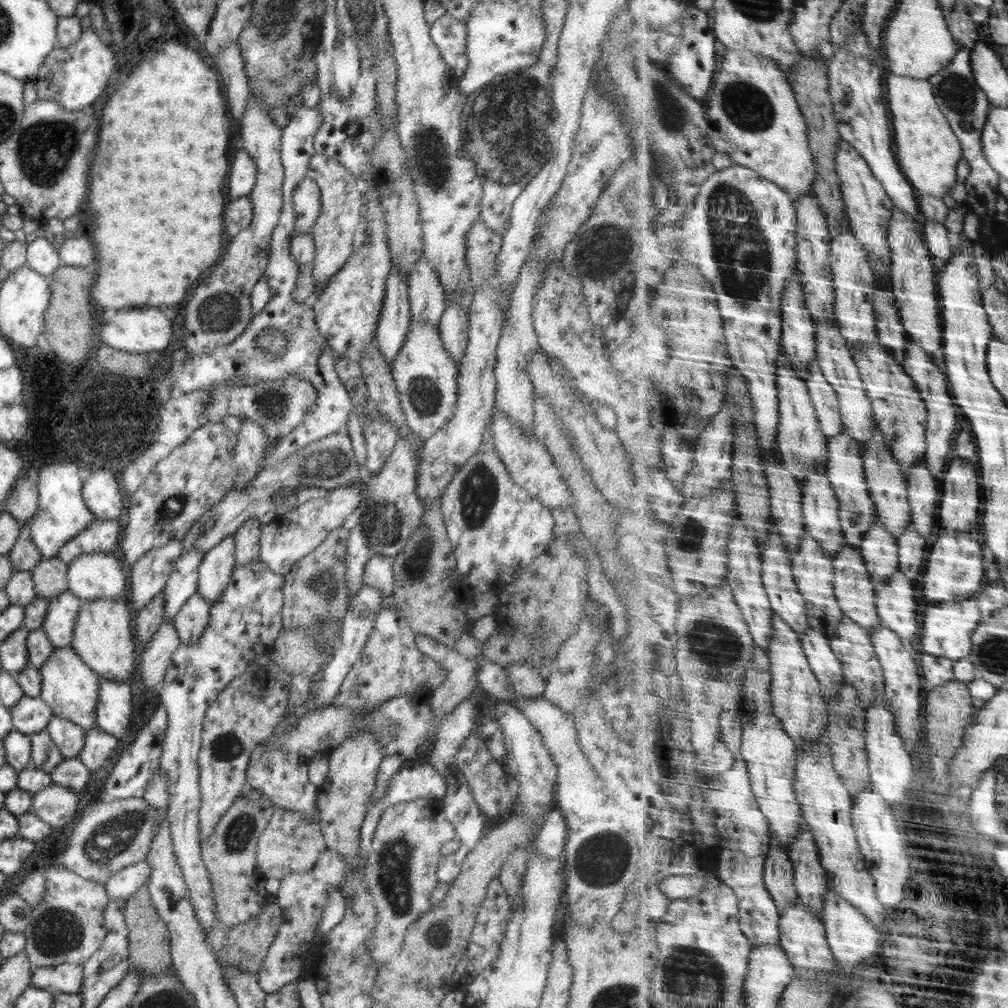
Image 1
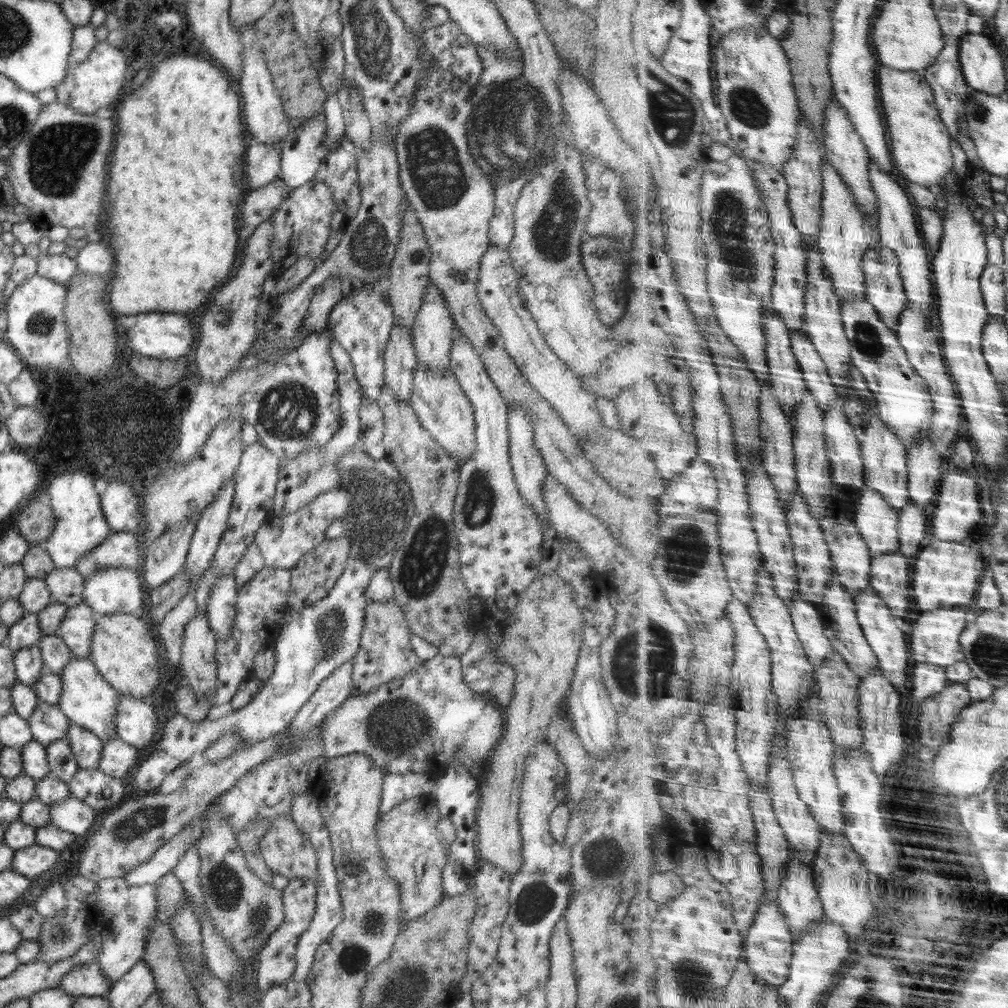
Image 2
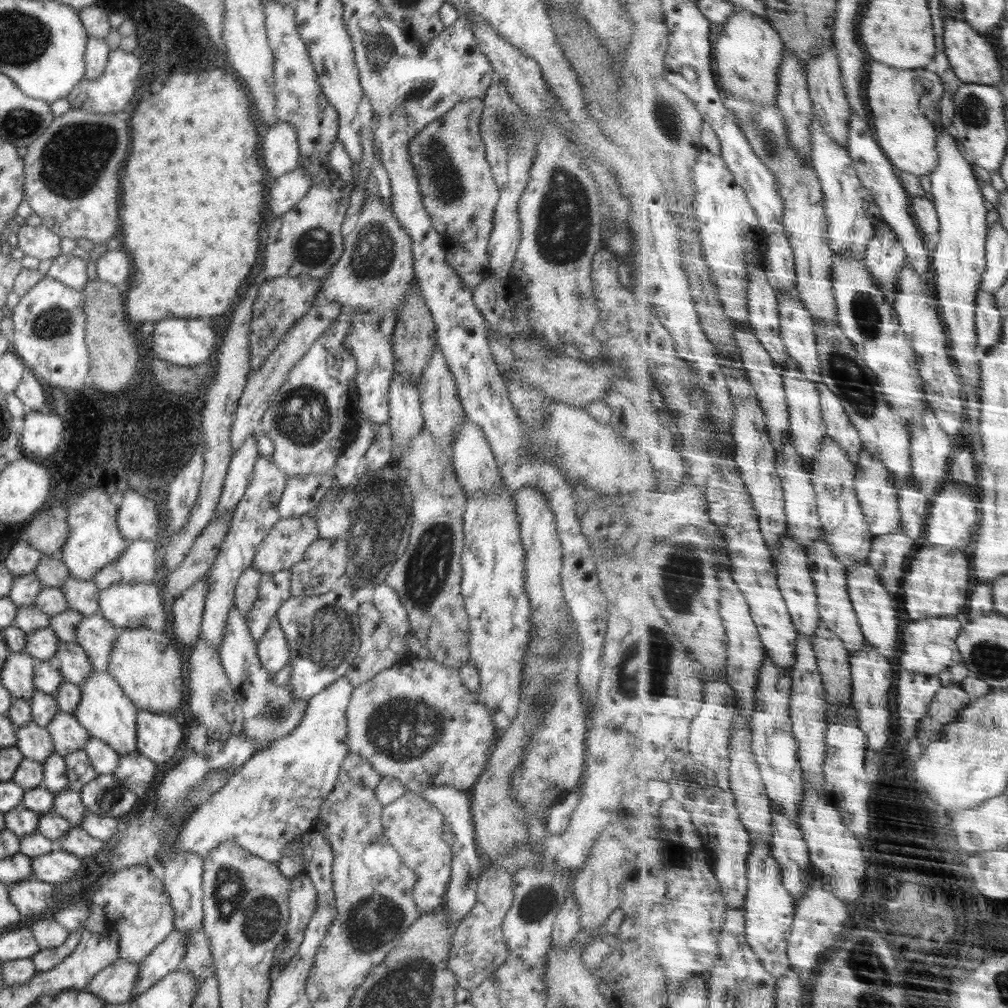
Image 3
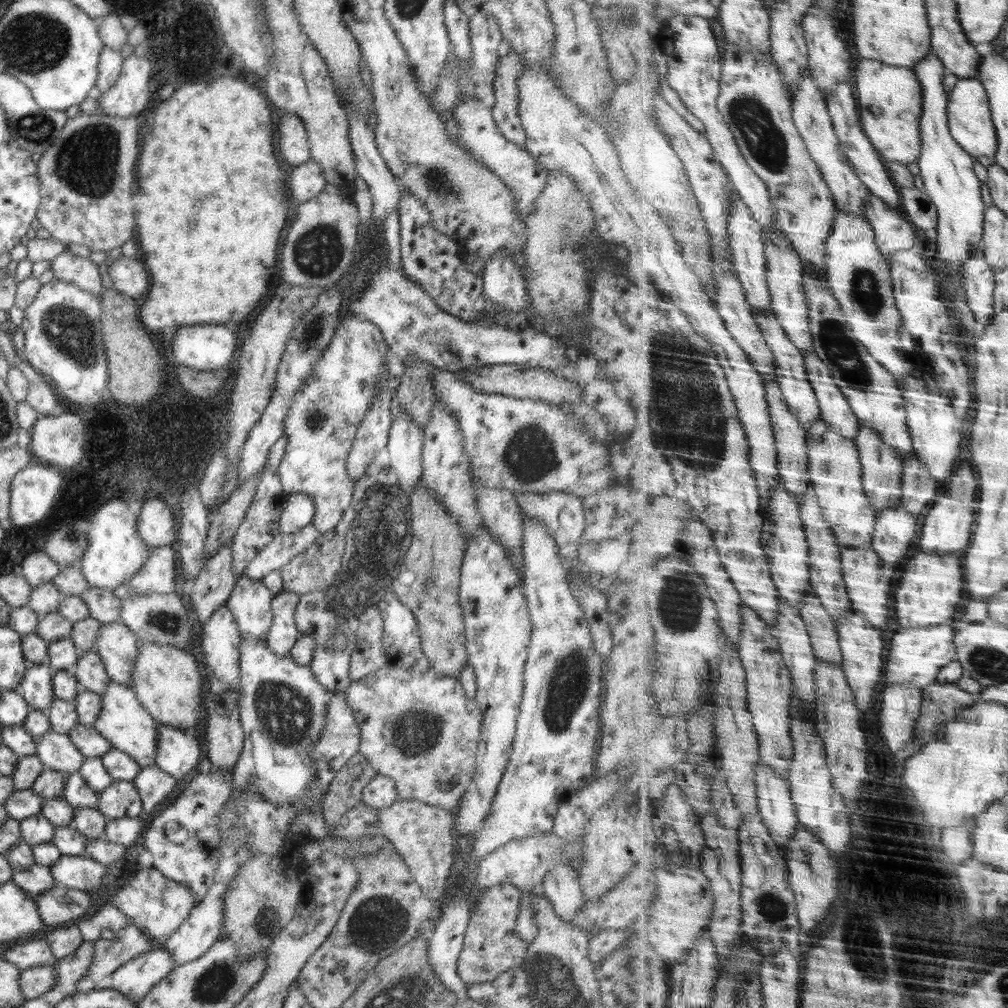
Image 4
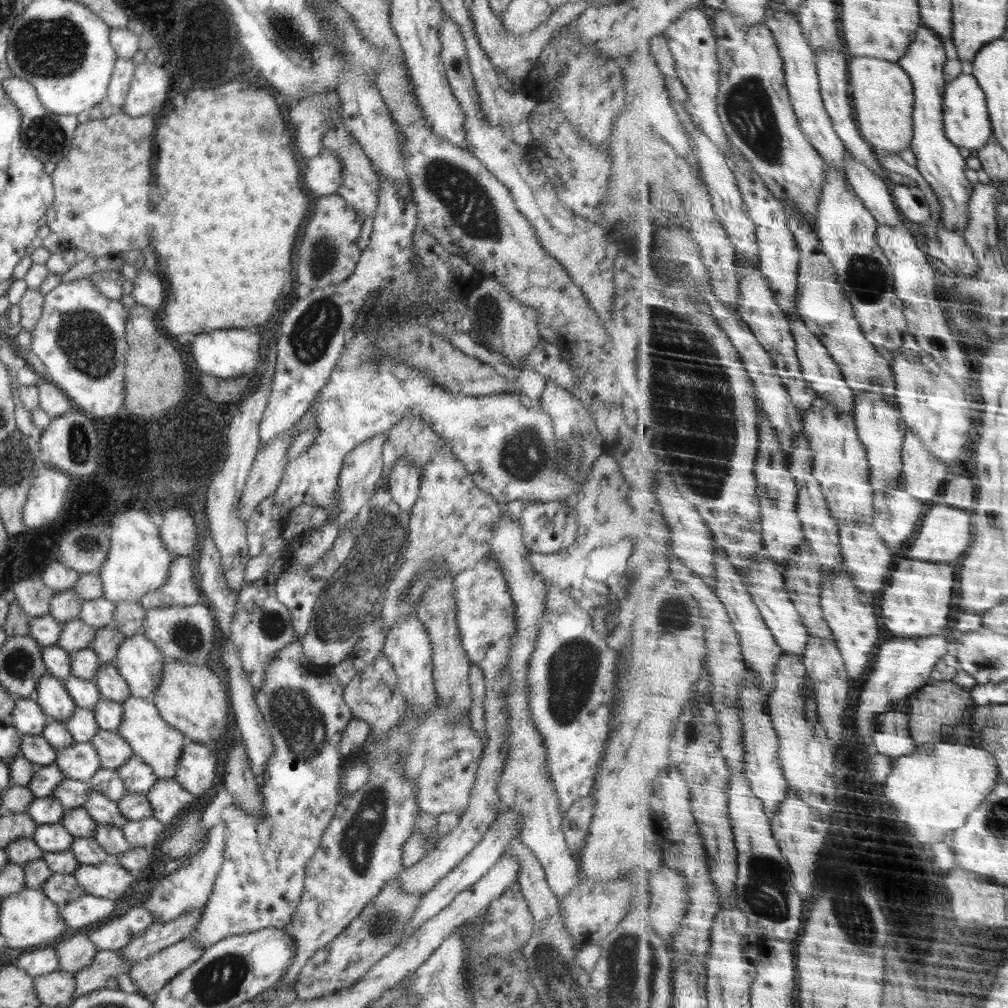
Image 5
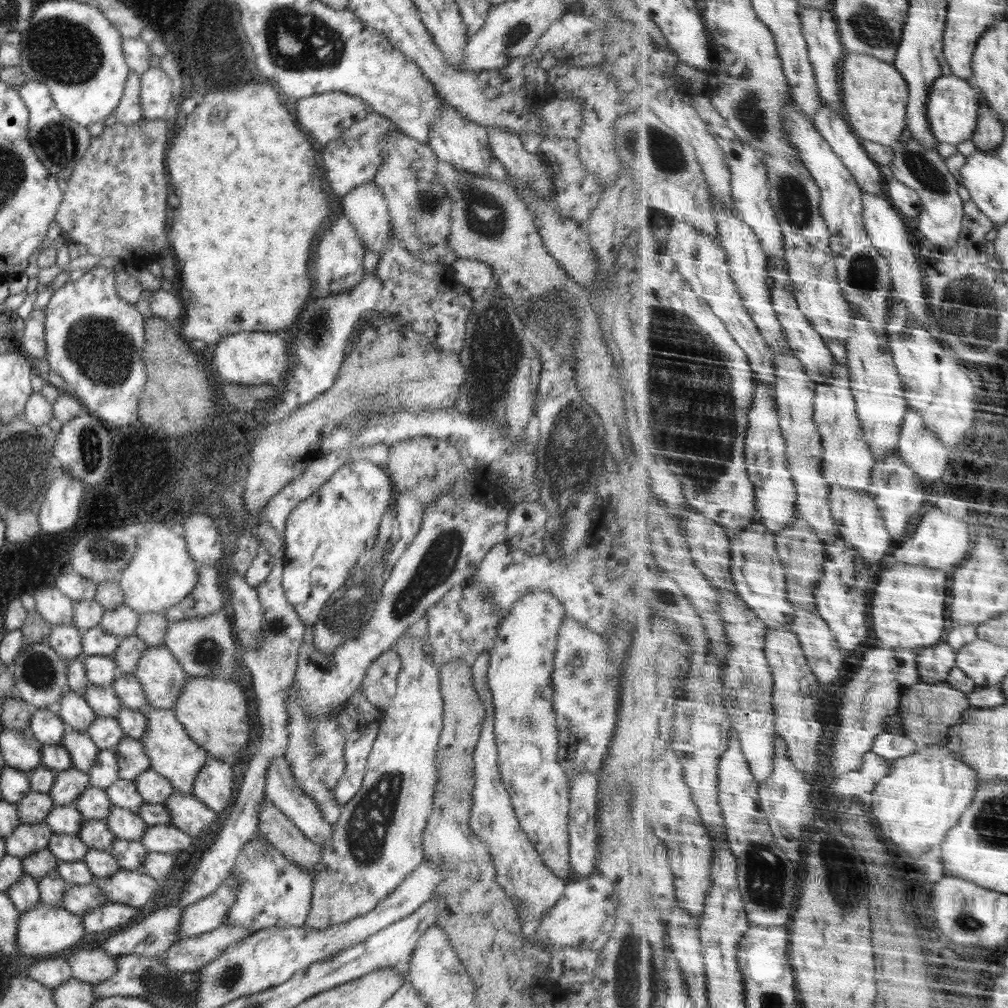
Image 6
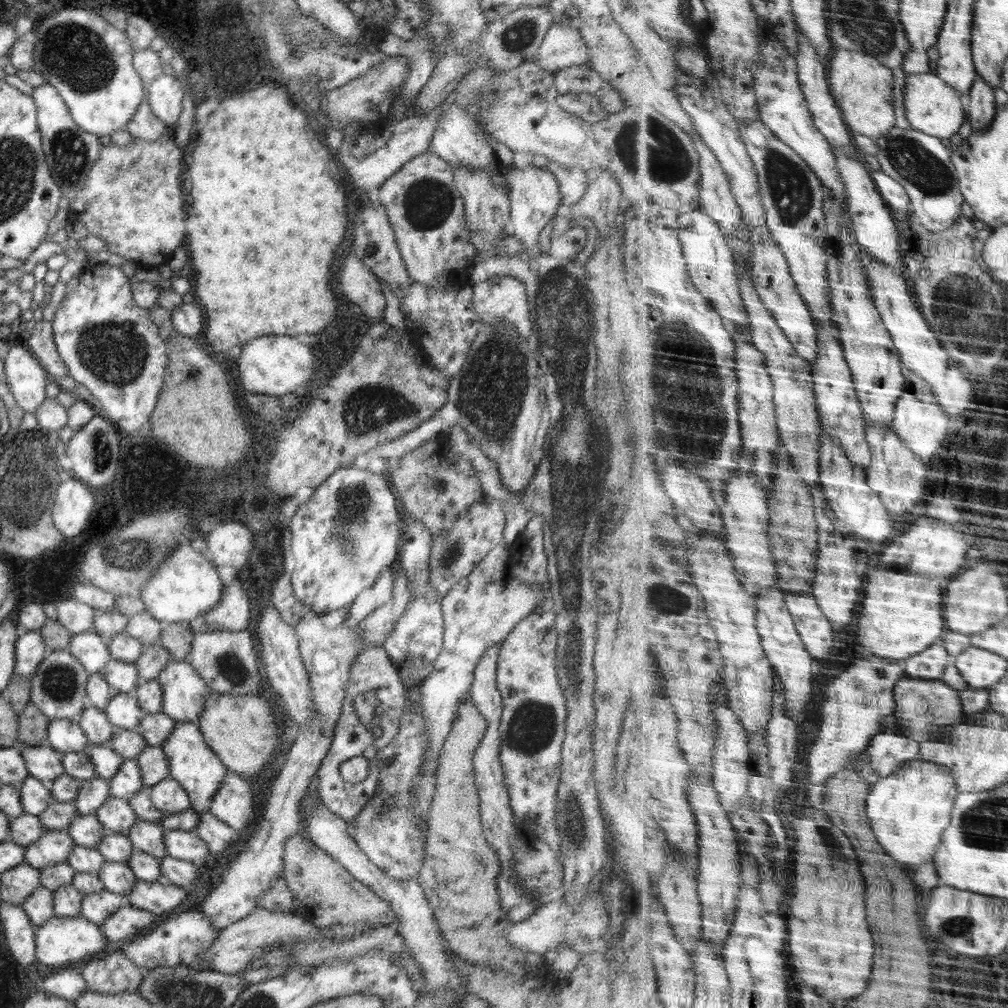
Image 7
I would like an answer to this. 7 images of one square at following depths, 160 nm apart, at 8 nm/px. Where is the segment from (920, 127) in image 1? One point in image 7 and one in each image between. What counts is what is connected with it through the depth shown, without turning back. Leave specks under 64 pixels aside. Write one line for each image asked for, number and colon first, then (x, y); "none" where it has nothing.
2: (922, 143)
3: (905, 104)
4: (891, 97)
5: (884, 92)
6: (877, 96)
7: (864, 88)

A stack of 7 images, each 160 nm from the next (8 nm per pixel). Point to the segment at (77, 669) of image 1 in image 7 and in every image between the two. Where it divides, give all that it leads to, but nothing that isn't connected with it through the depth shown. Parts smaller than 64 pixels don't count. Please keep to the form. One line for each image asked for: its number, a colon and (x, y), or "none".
2: (87, 700)
3: (104, 710)
4: (124, 722)
5: (158, 744)
6: (172, 753)
7: (192, 763)

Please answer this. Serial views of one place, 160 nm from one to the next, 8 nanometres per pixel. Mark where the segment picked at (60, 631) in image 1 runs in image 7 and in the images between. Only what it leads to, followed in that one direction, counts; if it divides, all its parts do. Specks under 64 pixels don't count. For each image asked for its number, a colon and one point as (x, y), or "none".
2: (77, 629)
3: (96, 635)
4: (117, 645)
5: (140, 663)
6: (162, 678)
7: (184, 693)

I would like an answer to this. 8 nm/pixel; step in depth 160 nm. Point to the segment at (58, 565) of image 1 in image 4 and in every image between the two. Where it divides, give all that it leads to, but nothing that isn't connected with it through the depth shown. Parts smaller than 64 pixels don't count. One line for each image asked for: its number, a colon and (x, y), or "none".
2: (66, 585)
3: (82, 595)
4: (105, 607)

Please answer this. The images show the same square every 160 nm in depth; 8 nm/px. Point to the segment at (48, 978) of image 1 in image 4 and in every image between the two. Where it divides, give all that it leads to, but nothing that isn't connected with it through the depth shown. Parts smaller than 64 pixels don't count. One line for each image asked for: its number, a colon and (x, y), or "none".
2: (86, 980)
3: (114, 984)
4: (139, 975)

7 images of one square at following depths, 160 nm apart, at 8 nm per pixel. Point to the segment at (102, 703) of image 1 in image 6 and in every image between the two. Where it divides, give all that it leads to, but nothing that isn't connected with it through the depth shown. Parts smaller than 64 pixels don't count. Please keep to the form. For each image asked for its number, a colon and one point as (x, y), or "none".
2: (136, 723)
3: (159, 737)
4: (178, 752)
5: (197, 770)
6: (214, 785)

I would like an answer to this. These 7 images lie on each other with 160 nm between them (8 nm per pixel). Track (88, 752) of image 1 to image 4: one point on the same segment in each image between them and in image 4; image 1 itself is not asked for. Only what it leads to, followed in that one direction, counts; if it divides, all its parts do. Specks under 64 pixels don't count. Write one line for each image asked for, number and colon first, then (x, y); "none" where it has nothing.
2: (118, 759)
3: (137, 772)
4: (155, 786)

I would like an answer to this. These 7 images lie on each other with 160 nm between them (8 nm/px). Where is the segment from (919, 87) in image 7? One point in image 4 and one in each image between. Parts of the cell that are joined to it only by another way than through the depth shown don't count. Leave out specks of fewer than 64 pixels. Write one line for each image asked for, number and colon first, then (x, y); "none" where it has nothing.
4: (972, 123)
5: (967, 115)
6: (954, 109)

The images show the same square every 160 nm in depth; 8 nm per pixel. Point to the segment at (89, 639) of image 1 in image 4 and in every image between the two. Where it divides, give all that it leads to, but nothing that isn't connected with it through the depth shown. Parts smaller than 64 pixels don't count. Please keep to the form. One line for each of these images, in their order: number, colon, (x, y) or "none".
2: (124, 651)
3: (146, 664)
4: (167, 680)

